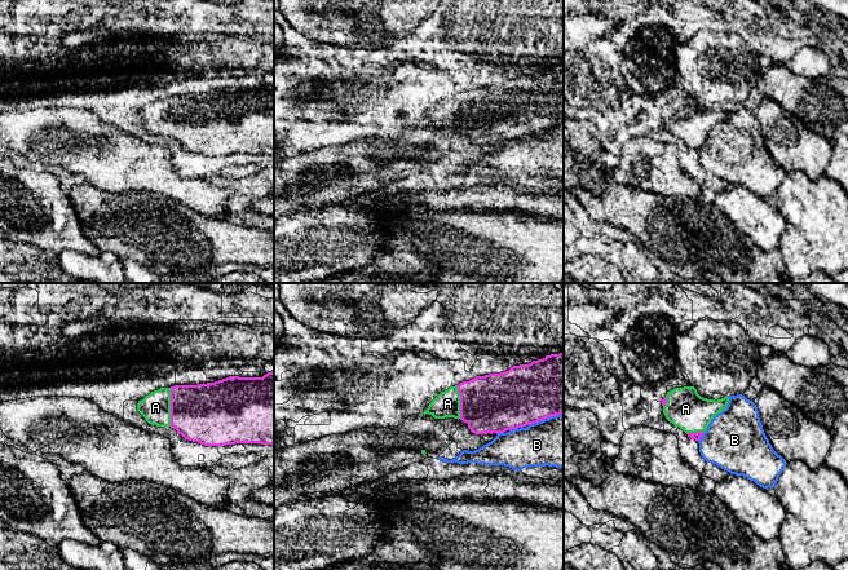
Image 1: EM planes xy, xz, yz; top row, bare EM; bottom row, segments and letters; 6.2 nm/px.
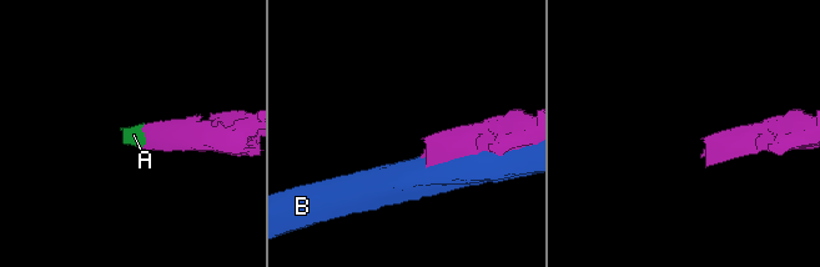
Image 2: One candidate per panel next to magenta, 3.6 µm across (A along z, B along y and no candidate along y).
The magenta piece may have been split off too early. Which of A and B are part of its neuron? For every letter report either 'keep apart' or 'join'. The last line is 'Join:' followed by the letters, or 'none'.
A: join
B: keep apart
Join: A

